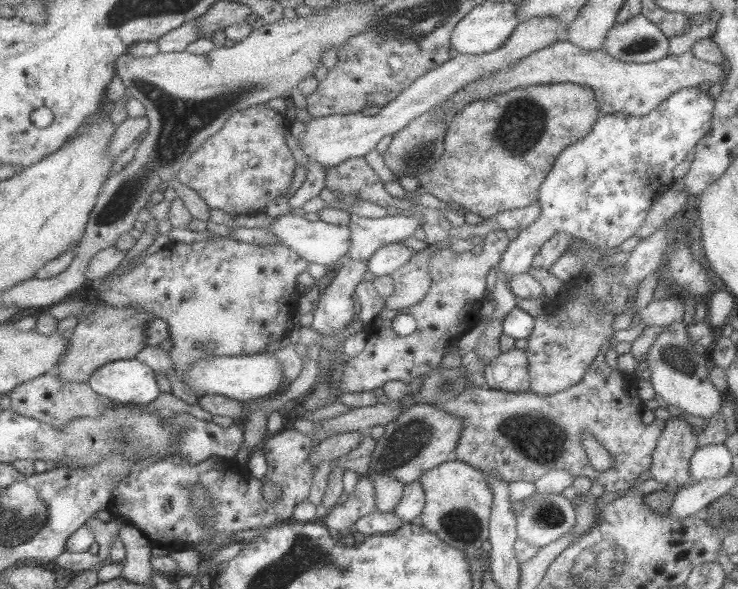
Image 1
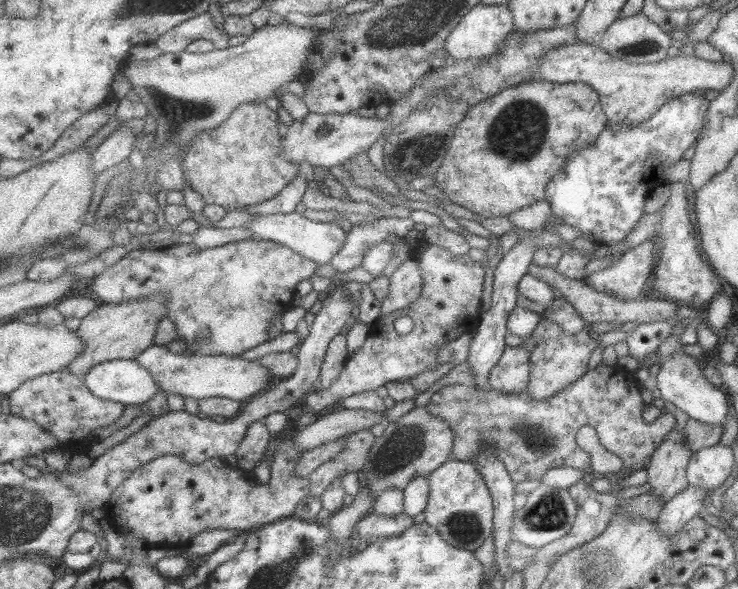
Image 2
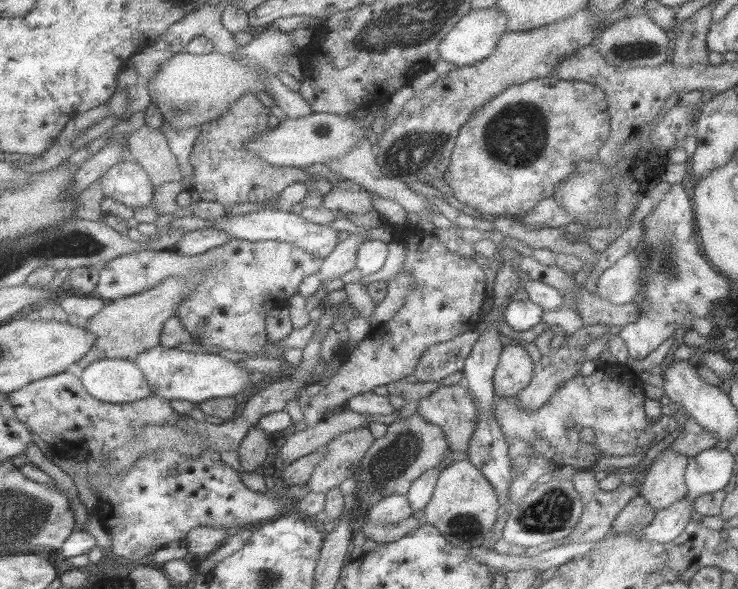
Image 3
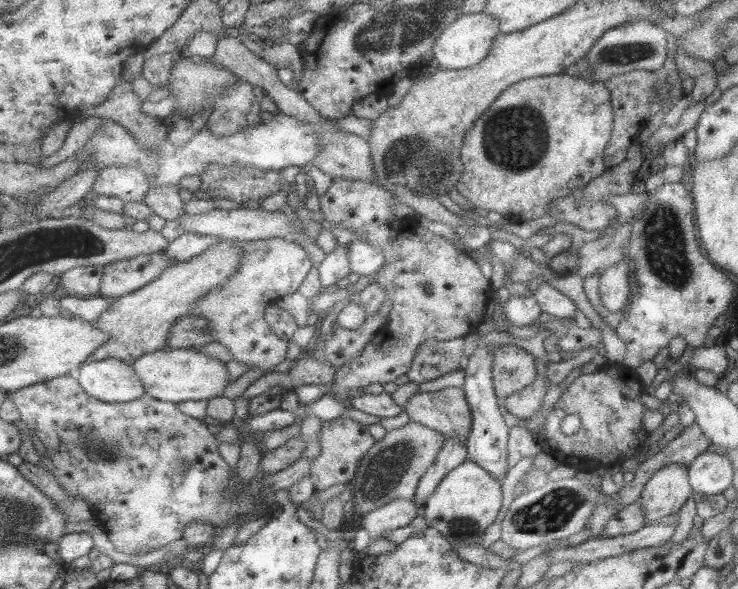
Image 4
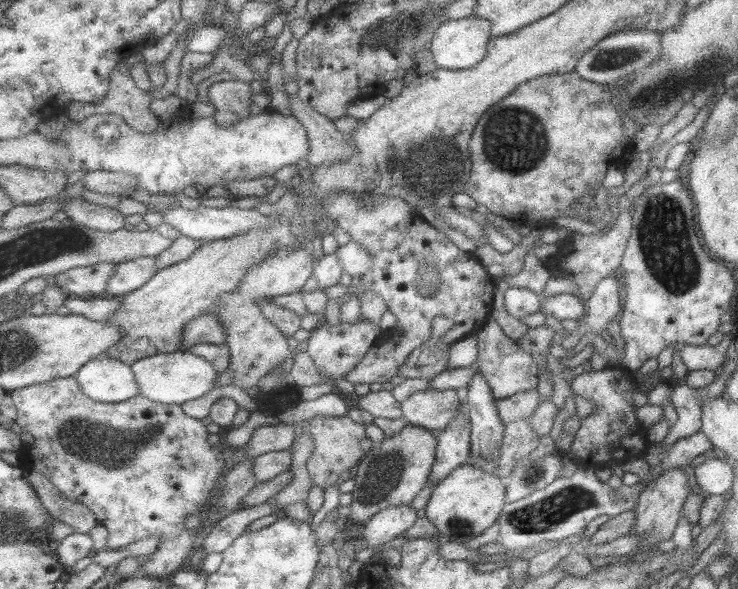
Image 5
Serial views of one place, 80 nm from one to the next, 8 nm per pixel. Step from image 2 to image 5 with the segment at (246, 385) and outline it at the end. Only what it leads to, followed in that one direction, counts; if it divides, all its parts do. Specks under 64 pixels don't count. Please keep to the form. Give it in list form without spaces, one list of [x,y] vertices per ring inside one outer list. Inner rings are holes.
[[[179,349],[172,353],[161,353],[142,358],[132,364],[142,394],[163,404],[182,405],[190,400],[201,398],[217,388],[220,372],[203,356],[190,349]]]

